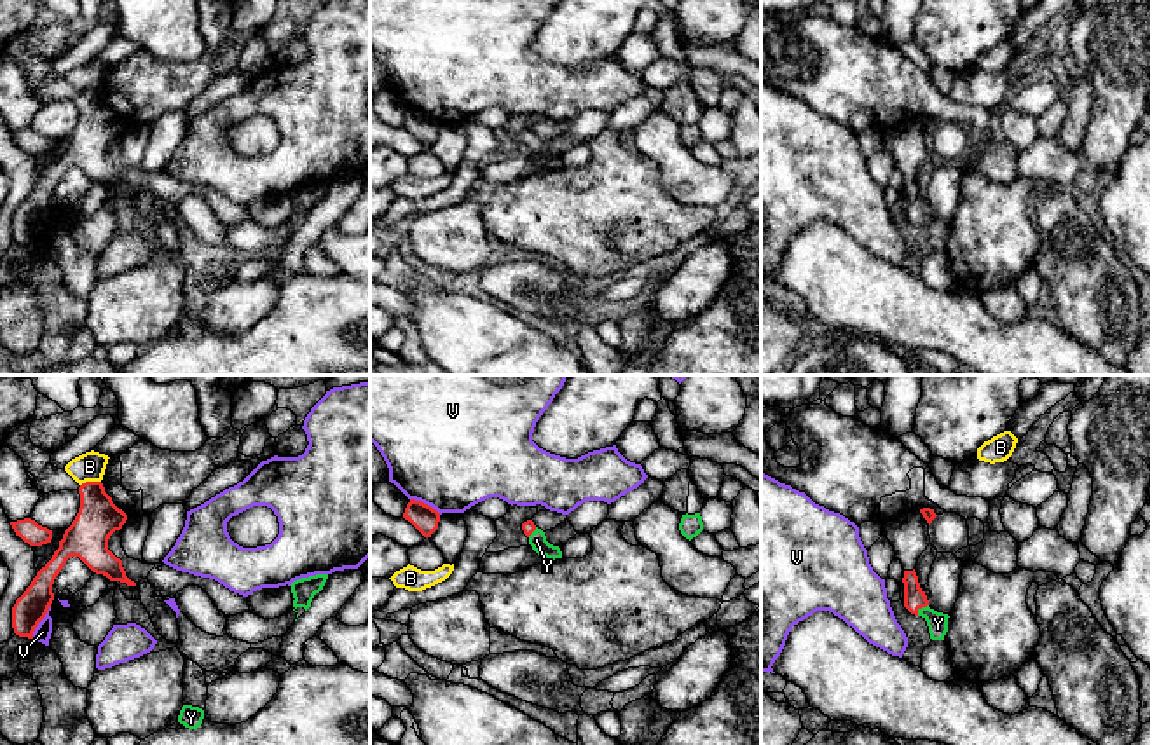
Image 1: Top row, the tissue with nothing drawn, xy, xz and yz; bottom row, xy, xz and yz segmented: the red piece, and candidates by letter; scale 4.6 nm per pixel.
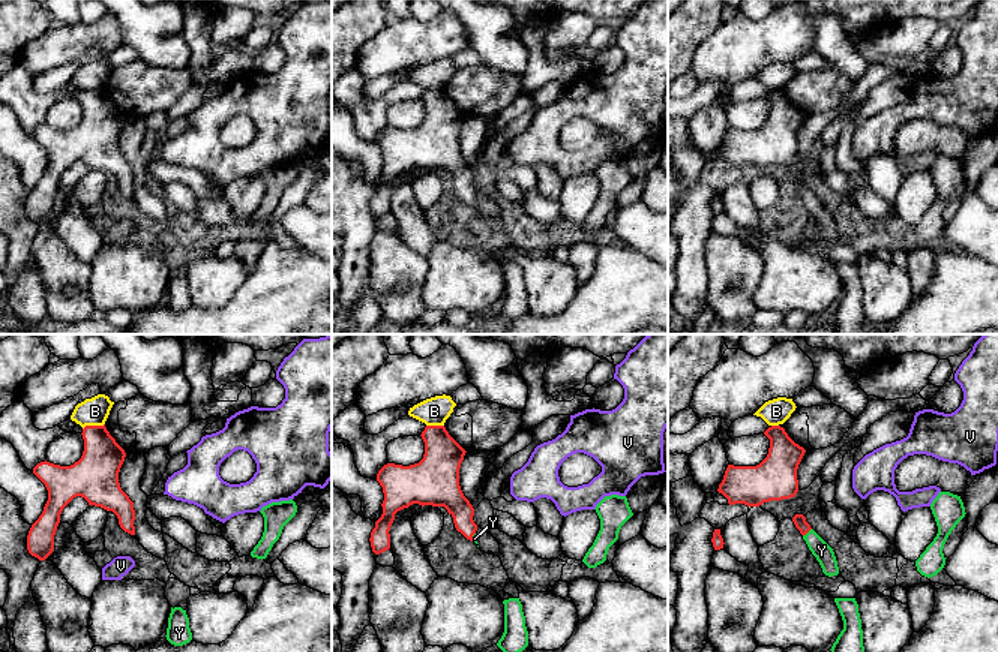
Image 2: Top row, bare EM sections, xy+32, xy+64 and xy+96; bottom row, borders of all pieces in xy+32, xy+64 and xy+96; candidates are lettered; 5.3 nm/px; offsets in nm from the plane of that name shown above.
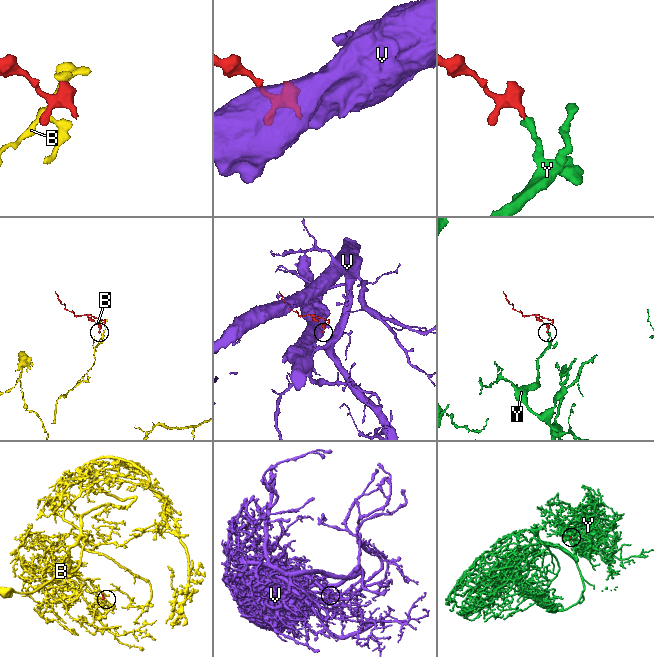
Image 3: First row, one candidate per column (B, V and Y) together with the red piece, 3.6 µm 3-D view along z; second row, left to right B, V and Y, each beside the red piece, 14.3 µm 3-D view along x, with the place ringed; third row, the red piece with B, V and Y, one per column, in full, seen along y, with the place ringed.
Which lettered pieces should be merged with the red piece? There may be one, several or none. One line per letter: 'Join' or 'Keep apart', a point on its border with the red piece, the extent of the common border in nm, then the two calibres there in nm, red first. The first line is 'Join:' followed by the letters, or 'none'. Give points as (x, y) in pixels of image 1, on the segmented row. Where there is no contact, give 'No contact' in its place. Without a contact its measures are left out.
Join: Y
B: Keep apart. Touches red at xy (89, 482). Shared border 100 nm. Thickness 190 nm (red) against 140 nm
V: Keep apart. Touches red at xy (39, 621). Shared border 180 nm. Thickness 150 nm (red) against 80 nm
Y: Join. Touches red at yz (920, 608). Shared border 80 nm. Thickness 100 nm (red) against 100 nm

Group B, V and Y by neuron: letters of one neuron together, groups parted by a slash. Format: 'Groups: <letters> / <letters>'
Groups: B / V / Y

